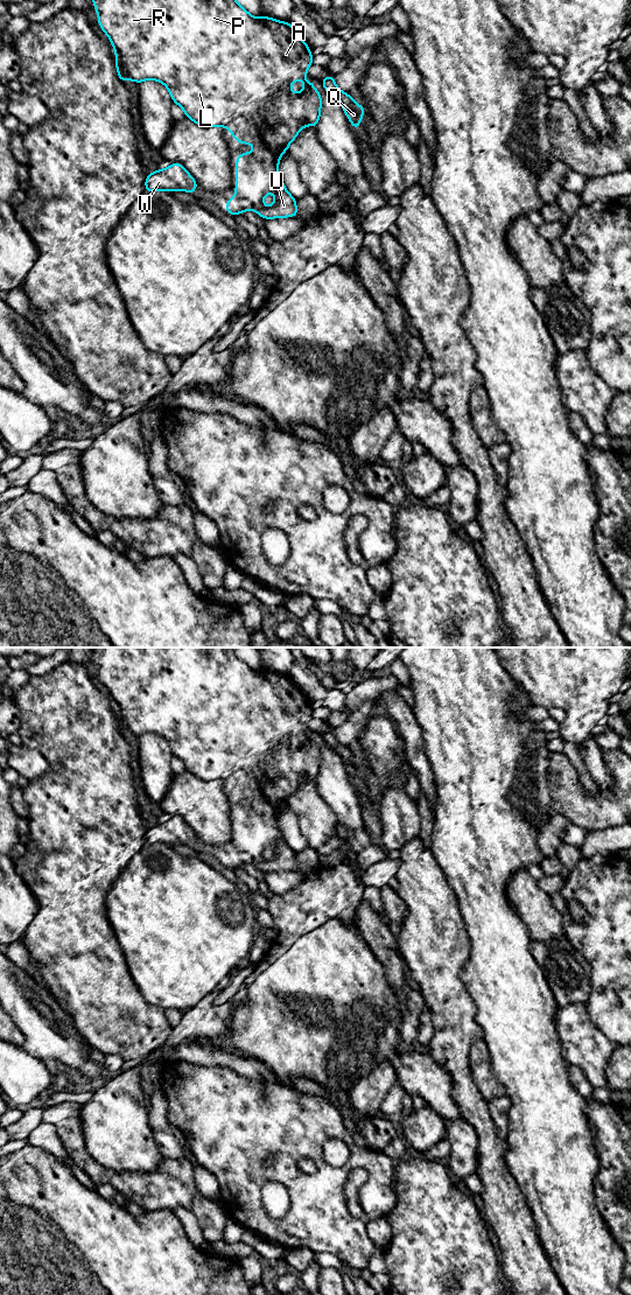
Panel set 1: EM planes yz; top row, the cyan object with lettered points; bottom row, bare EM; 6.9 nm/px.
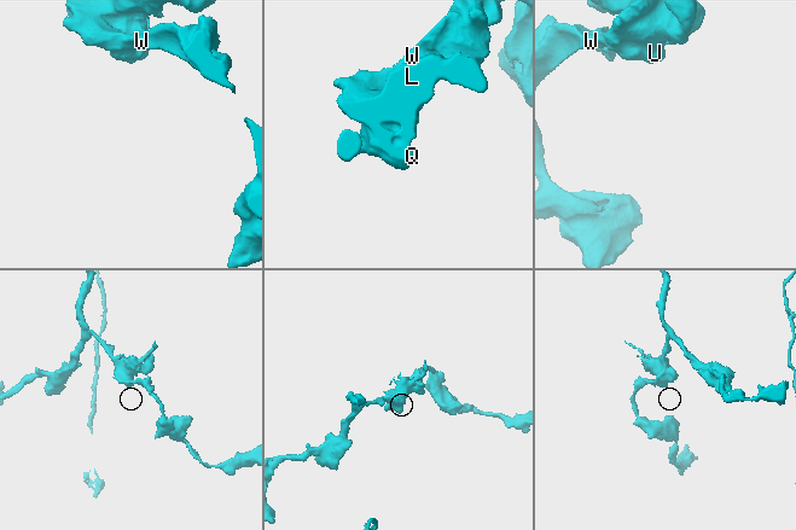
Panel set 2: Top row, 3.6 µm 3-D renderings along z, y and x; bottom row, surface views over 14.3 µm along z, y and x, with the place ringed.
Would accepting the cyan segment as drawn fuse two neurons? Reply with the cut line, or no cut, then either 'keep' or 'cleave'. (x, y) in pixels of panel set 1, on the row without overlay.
no cut; keep

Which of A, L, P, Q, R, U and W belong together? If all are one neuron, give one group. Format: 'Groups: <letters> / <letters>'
Groups: A L P Q R U W

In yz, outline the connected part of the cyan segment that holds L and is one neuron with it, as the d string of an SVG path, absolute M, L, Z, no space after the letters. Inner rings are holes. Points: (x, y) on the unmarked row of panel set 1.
M91 648L91 650L98 667L99 680L104 684L105 688L110 691L112 700L114 701L118 730L121 735L132 733L140 737L146 733L157 734L167 740L174 757L180 758L184 764L184 769L195 777L203 780L222 779L229 782L231 790L234 790L238 797L254 798L253 806L240 806L237 810L236 849L226 854L226 866L236 869L243 867L245 863L254 863L264 873L296 870L296 853L285 841L278 825L278 819L282 806L288 805L288 799L304 779L310 778L317 780L322 757L321 748L314 742L313 734L307 734L307 723L313 719L313 708L310 700L304 696L299 685L289 676L278 674L266 668L258 672L253 671L236 654L233 648ZM295 733L299 735L302 733L306 734L306 738L302 741L300 749L290 744L290 736ZM268 846L275 847L275 856L271 860L264 860L262 853Z

